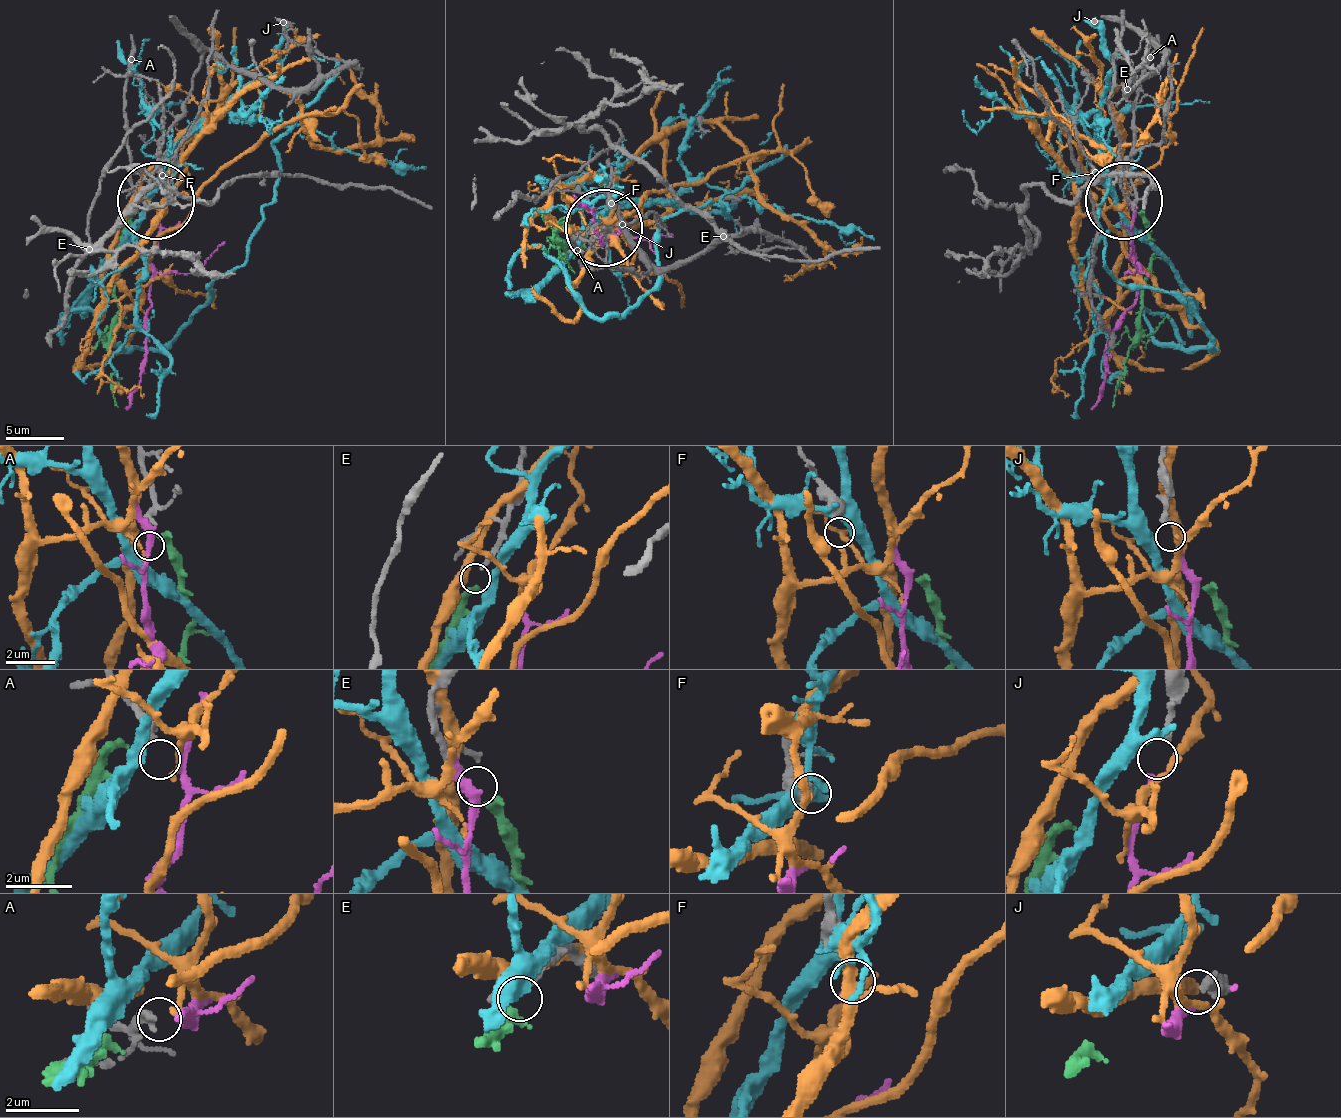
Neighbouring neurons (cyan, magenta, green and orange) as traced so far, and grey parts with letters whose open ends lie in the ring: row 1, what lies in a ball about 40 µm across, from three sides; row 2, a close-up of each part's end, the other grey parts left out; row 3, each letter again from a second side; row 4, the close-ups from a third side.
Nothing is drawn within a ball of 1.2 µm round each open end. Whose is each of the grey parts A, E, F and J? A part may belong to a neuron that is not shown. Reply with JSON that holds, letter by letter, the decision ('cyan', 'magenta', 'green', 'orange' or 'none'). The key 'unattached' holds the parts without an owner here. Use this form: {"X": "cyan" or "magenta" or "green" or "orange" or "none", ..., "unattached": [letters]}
{"A": "none", "E": "green", "F": "orange", "J": "magenta", "unattached": ["A"]}

